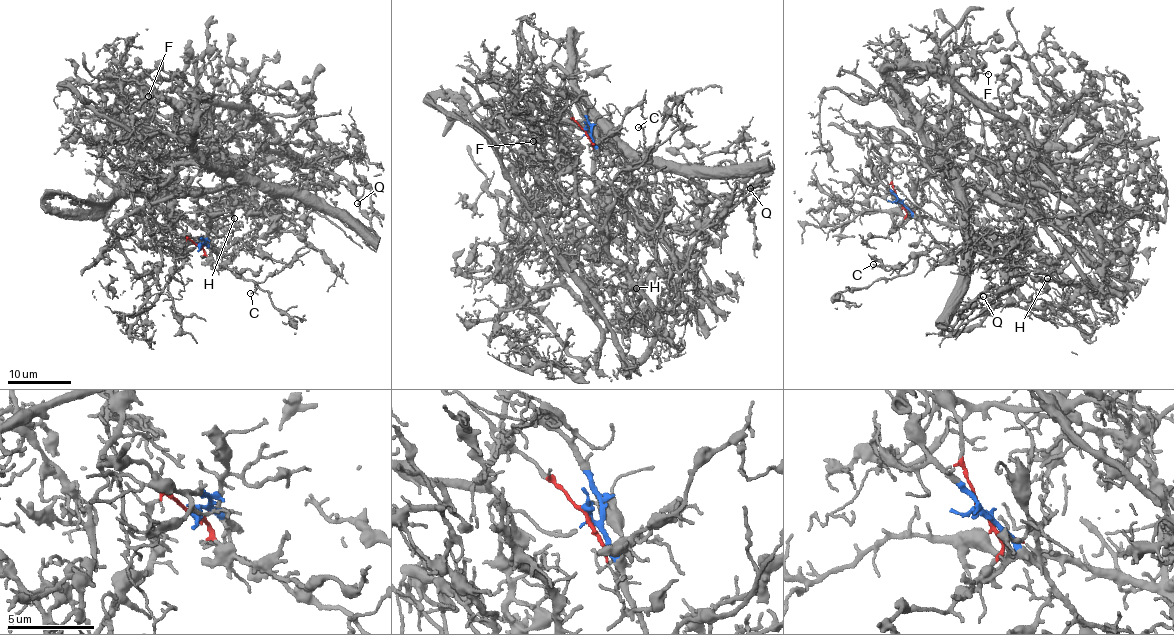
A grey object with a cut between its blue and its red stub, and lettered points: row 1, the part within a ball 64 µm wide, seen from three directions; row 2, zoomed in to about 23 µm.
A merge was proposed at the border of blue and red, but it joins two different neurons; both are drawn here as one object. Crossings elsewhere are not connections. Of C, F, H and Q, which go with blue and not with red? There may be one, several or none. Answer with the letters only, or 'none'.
C, H

